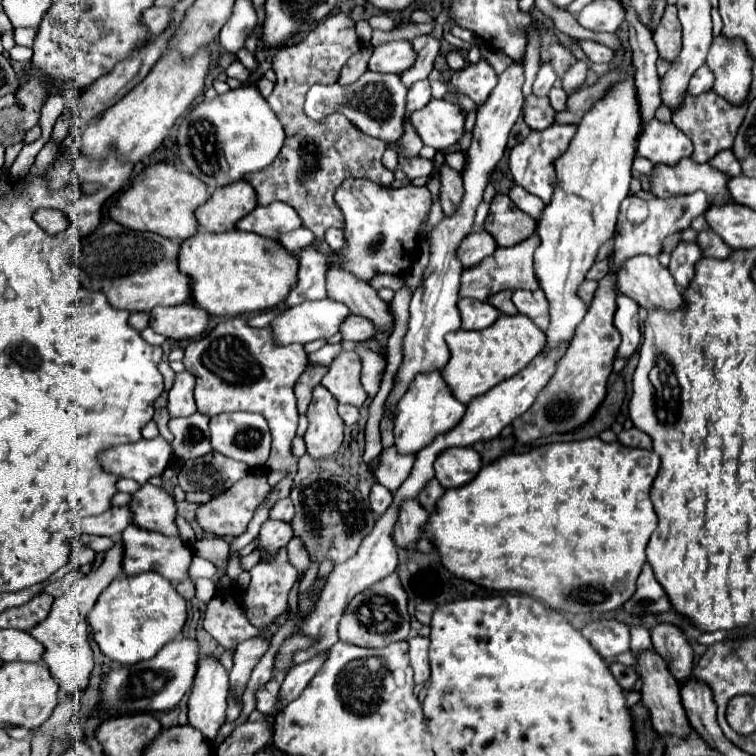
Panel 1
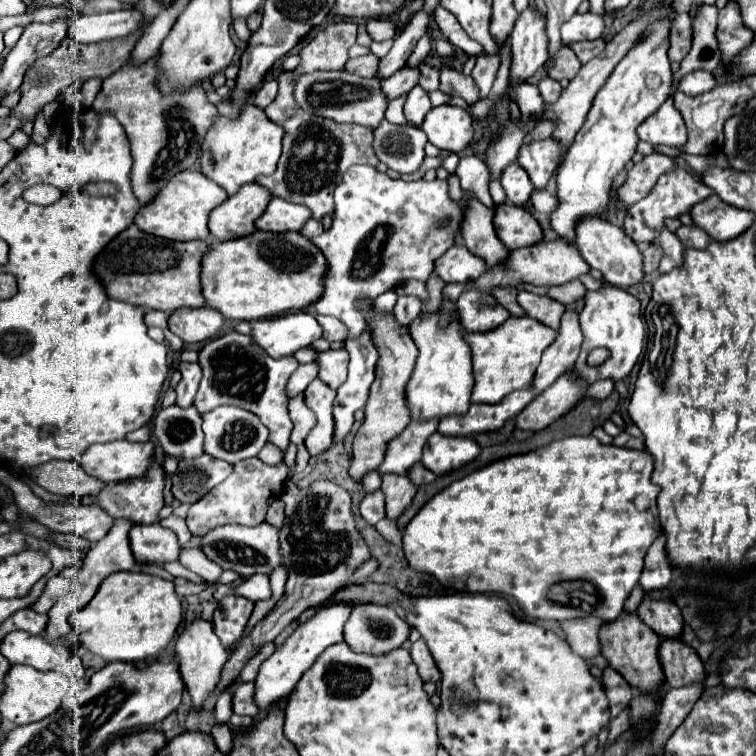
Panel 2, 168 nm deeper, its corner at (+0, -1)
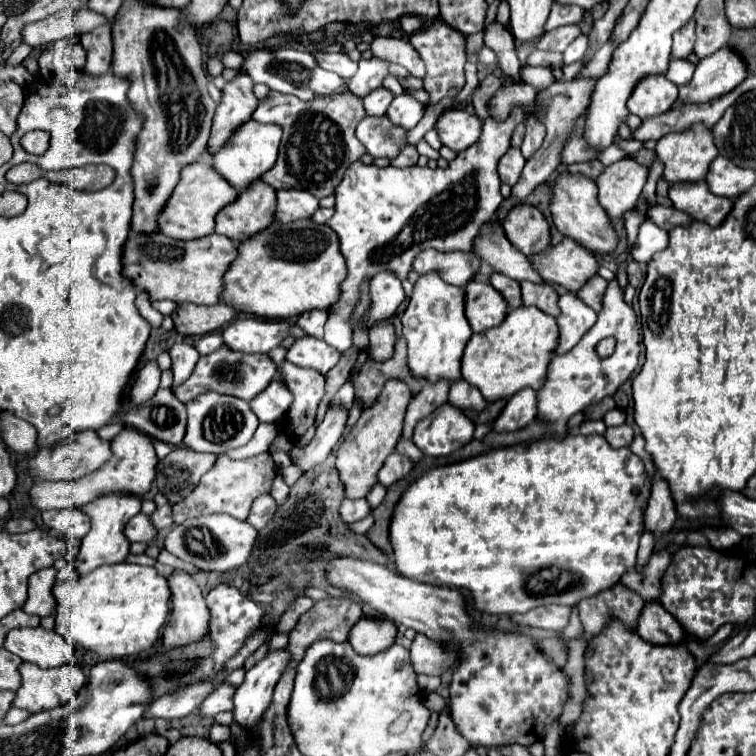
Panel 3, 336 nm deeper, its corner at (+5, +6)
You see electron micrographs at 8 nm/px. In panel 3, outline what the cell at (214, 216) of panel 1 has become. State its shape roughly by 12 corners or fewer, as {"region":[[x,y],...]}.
{"region":[[254,181],[218,213],[236,245],[276,219],[276,189]]}

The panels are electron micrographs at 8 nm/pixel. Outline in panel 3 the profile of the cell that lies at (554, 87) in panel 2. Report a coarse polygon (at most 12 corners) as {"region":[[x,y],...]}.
{"region":[[522,67],[520,79],[538,89],[554,83],[548,67]]}

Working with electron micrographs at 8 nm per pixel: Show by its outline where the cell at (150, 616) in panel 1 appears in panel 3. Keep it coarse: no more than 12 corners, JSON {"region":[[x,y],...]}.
{"region":[[154,567],[54,583],[54,631],[100,657],[154,645],[170,611]]}

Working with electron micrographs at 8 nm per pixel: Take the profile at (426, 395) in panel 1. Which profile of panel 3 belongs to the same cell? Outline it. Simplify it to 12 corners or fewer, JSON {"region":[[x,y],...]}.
{"region":[[430,271],[400,315],[408,365],[460,379],[464,289]]}

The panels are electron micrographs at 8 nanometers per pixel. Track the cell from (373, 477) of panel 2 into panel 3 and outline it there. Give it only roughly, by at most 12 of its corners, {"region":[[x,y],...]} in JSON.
{"region":[[376,483],[368,493],[368,501],[372,509],[384,499],[386,487]]}

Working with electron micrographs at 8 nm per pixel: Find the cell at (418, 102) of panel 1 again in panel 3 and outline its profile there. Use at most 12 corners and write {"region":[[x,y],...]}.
{"region":[[396,97],[386,117],[392,125],[412,129],[424,109],[414,97]]}

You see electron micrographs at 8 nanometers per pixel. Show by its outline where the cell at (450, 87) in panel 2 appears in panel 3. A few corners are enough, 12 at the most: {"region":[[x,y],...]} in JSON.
{"region":[[442,19],[408,41],[426,63],[428,105],[464,87],[464,35]]}

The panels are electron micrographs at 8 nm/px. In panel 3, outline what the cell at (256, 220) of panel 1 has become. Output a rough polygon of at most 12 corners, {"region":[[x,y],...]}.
{"region":[[280,189],[276,221],[312,217],[318,199],[302,189]]}

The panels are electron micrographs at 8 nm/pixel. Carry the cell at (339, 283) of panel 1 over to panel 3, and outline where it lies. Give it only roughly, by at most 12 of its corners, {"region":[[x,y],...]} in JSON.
{"region":[[390,381],[338,449],[348,499],[366,497],[402,437],[410,393]]}

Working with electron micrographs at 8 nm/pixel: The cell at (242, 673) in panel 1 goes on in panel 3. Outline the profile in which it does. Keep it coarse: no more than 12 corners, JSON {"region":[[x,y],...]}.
{"region":[[214,723],[210,731],[210,741],[220,743],[232,739],[228,727]]}

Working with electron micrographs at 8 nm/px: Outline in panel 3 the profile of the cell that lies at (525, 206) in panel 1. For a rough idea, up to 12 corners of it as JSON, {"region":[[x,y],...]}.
{"region":[[518,147],[498,163],[500,181],[516,185],[526,159]]}

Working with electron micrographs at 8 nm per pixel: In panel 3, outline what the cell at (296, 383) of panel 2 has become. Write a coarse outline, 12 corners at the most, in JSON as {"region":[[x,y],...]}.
{"region":[[278,377],[250,401],[260,423],[278,423],[290,391]]}

